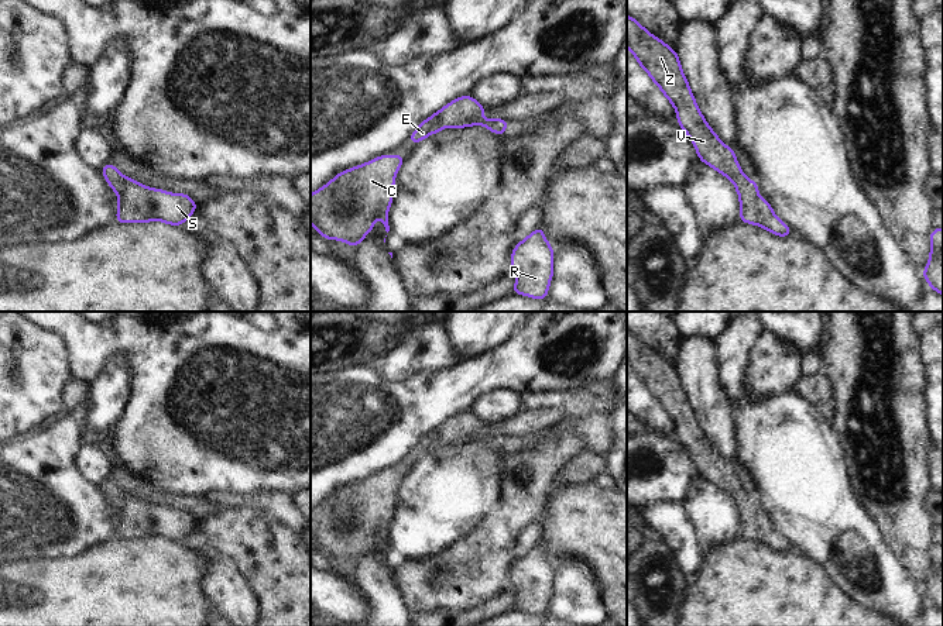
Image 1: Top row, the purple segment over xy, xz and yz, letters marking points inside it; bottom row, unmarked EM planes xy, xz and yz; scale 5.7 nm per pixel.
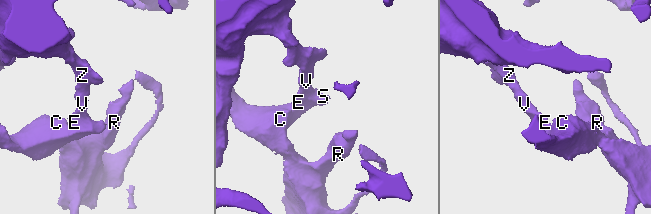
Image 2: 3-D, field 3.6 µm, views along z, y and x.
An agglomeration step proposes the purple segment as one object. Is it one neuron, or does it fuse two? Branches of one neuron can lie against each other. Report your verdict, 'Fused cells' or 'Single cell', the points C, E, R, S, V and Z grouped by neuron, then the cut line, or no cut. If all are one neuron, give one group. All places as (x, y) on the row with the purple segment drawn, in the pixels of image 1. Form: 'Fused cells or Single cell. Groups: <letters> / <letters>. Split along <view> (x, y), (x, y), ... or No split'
Single cell. Groups: C E R S V Z. No split.

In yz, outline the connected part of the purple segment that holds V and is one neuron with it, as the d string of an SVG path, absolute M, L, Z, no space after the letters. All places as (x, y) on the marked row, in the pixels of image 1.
M627 16L627 47L676 109L678 124L690 137L697 158L734 183L740 197L740 221L761 226L779 237L792 234L792 230L775 216L771 204L758 196L759 188L755 180L750 180L741 172L734 149L720 141L699 111L678 52L630 16Z

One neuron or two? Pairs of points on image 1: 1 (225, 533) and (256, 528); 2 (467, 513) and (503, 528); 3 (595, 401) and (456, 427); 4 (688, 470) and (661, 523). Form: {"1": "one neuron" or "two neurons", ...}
{"1": "one neuron", "2": "two neurons", "3": "two neurons", "4": "two neurons"}

